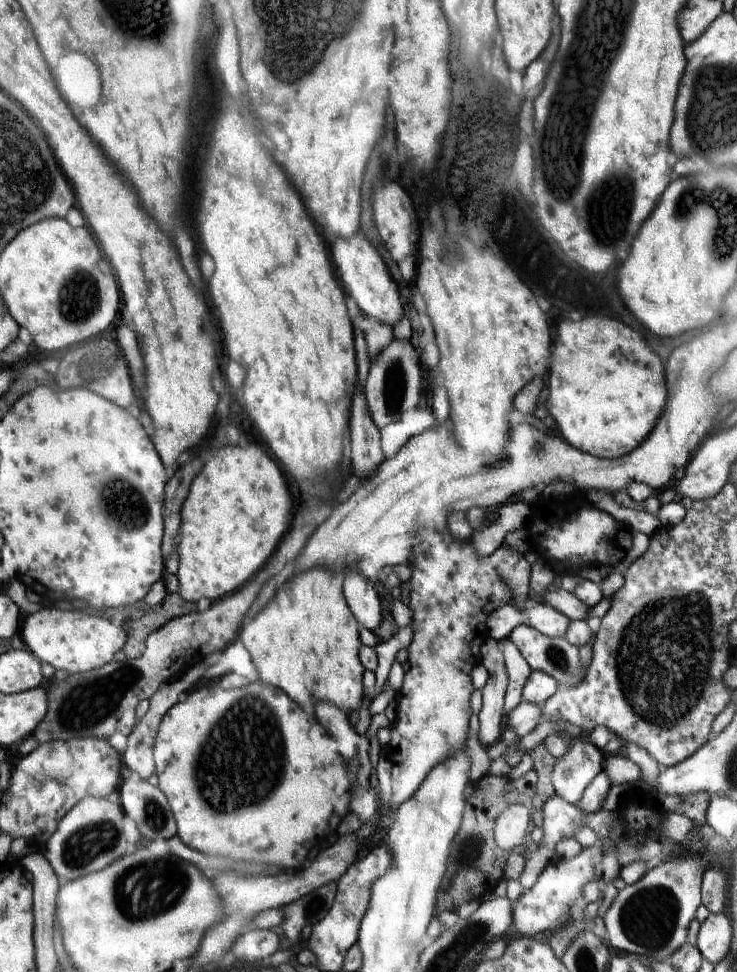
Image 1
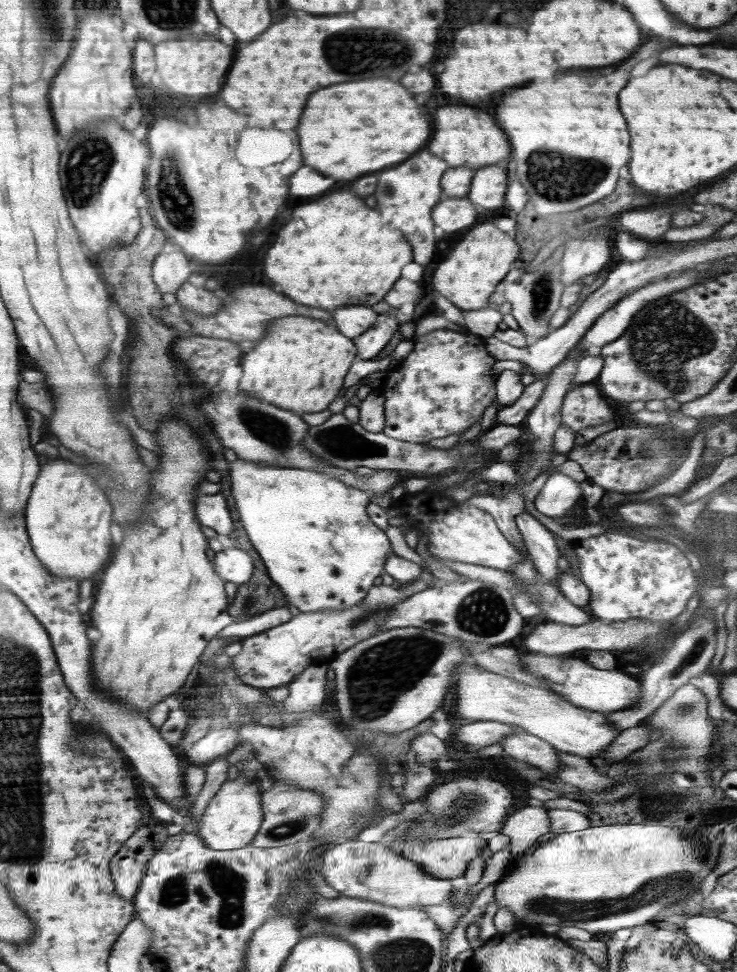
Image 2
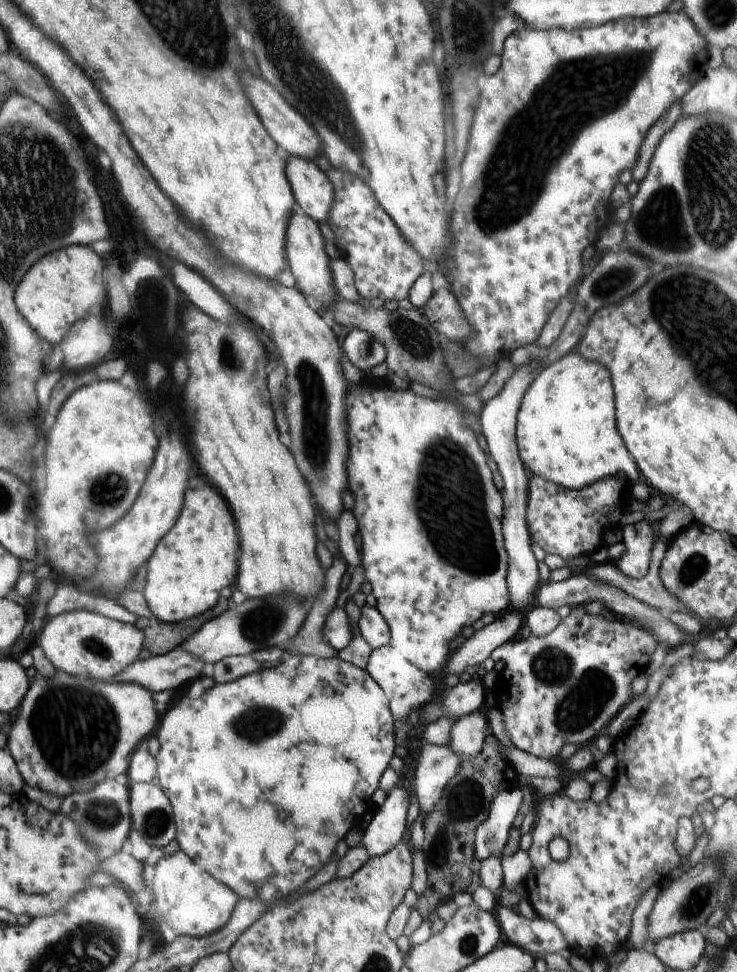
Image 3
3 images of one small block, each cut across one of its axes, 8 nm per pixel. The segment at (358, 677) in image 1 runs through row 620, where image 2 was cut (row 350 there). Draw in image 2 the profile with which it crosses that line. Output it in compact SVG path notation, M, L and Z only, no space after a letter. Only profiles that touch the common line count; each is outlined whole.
M282 318L243 356L239 390L249 397L294 413L322 412L338 397L344 377L357 358L354 342L332 324L310 318Z

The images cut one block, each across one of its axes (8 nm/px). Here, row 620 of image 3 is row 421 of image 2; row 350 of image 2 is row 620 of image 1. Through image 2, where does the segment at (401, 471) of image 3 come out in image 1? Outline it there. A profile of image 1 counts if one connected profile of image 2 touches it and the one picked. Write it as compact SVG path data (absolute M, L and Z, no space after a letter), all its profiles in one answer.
M422 530L422 540L414 546L414 566L410 578L410 600L408 608L412 611L412 630L414 636L408 646L408 660L404 684L395 694L396 720L388 729L388 745L382 751L392 764L392 800L391 811L398 808L410 796L417 792L418 786L428 776L430 768L442 764L442 760L460 752L462 746L467 746L469 738L470 717L472 716L471 696L475 690L470 679L474 666L481 664L481 650L490 640L488 618L494 610L512 604L512 592L506 582L500 578L490 557L480 556L470 538L460 542L454 540L448 530Z

